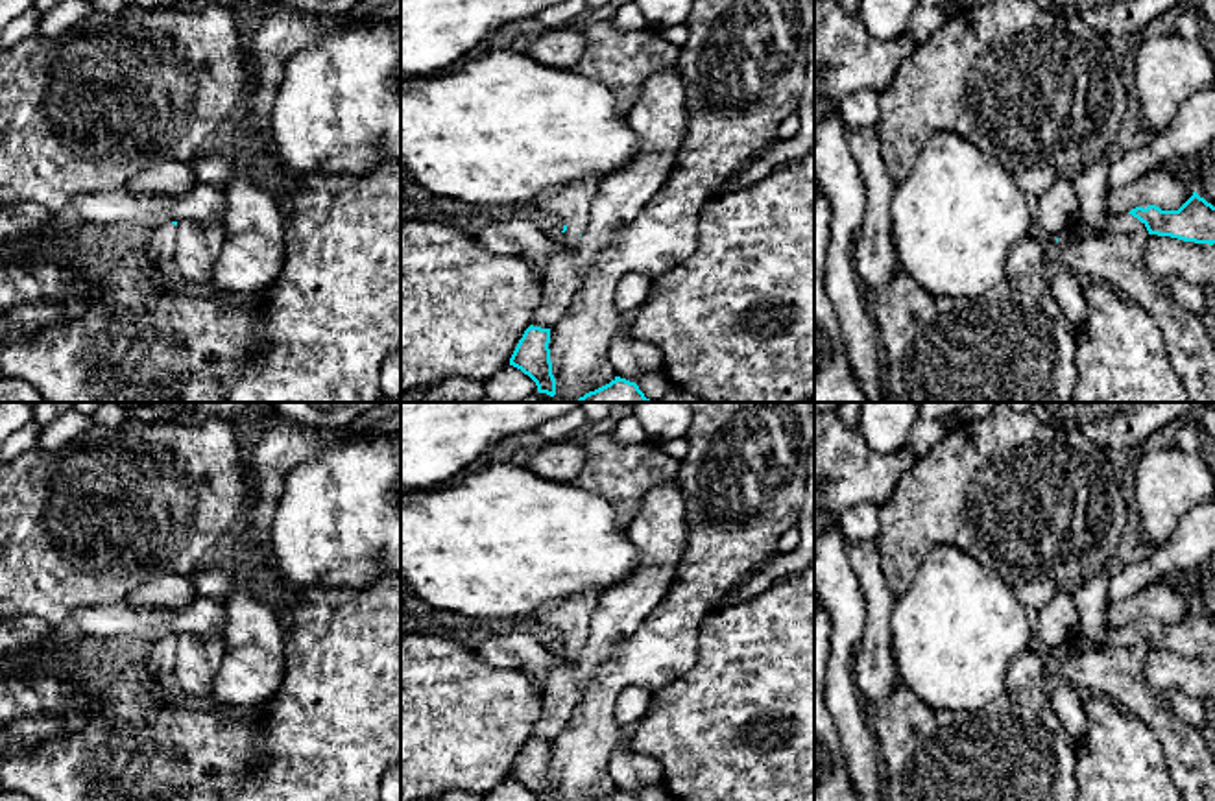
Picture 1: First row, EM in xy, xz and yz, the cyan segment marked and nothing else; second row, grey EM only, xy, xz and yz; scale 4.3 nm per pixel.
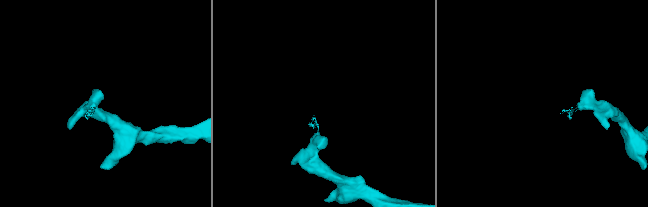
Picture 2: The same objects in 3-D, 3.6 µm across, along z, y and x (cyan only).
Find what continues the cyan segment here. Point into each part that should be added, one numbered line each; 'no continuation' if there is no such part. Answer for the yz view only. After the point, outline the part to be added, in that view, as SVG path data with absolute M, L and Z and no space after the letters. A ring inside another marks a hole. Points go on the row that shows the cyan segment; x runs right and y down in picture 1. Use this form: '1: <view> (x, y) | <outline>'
1: yz (1127, 222) | M1108 212L1102 233L1104 234L1108 234L1108 233L1128 233L1130 234L1130 233L1139 231L1139 229L1147 229L1147 227L1132 214L1117 216L1117 214Z

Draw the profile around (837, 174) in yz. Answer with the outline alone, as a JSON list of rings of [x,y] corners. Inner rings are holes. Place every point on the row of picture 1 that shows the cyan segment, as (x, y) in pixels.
[[[838,114],[814,129],[814,181],[831,205],[825,292],[840,321],[849,367],[868,402],[884,402],[879,329],[864,303],[853,245],[866,212],[866,186]]]

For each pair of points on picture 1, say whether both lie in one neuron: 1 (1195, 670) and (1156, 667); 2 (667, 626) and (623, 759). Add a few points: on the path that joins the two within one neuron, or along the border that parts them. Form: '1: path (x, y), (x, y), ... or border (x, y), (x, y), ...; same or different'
1: path (1186, 670), (1166, 670); same
2: border (621, 741), (610, 757), (612, 781); different

